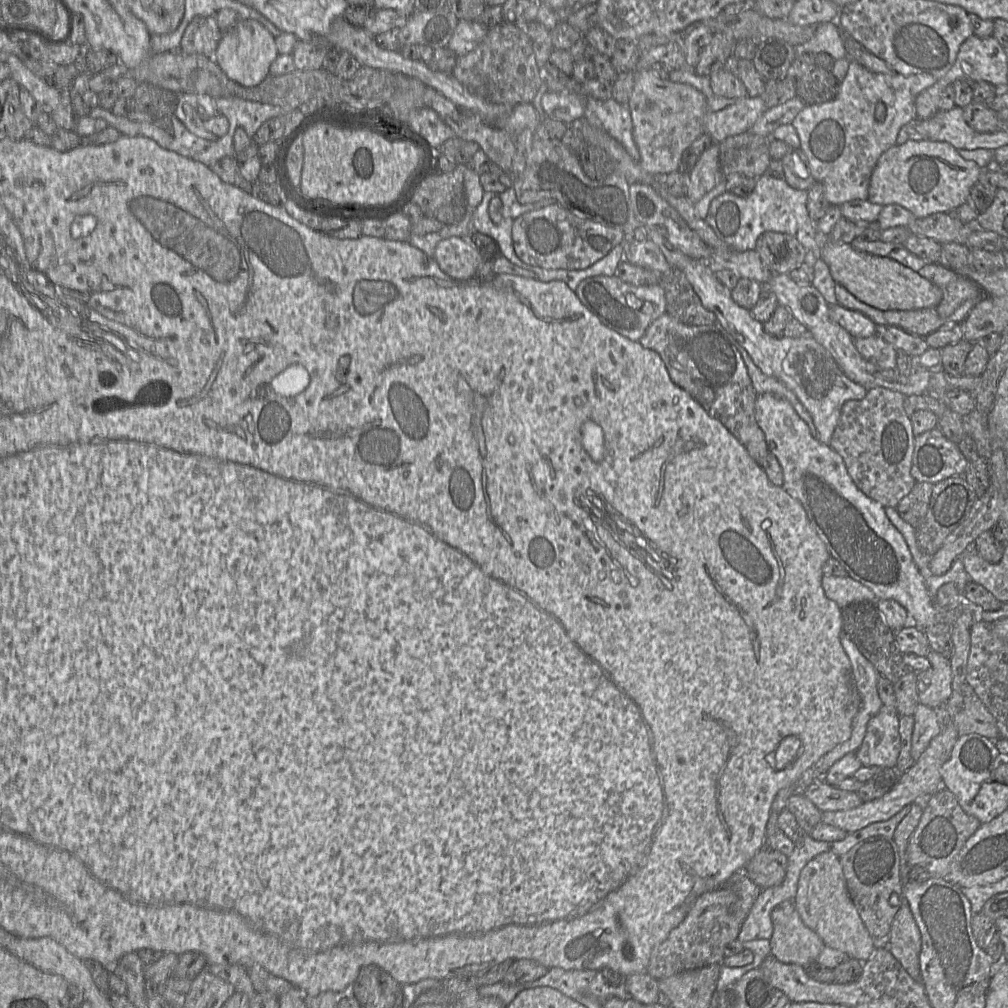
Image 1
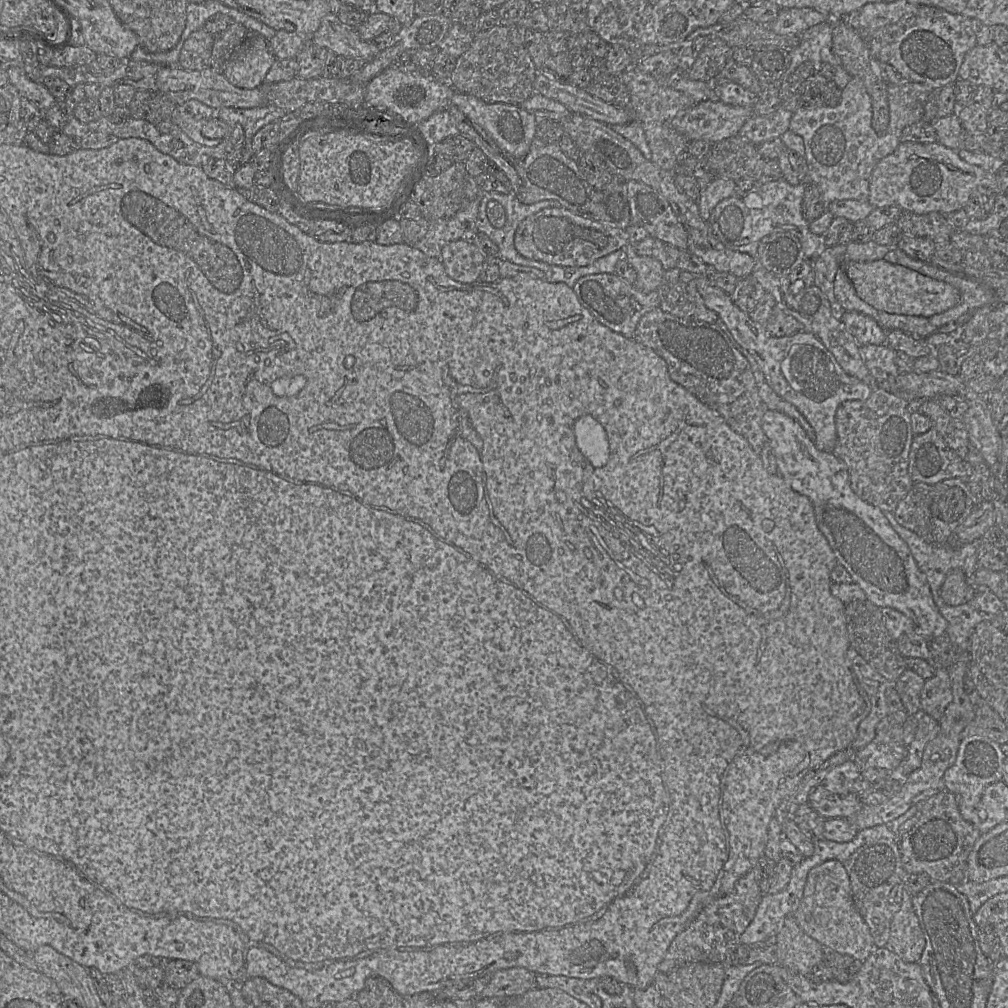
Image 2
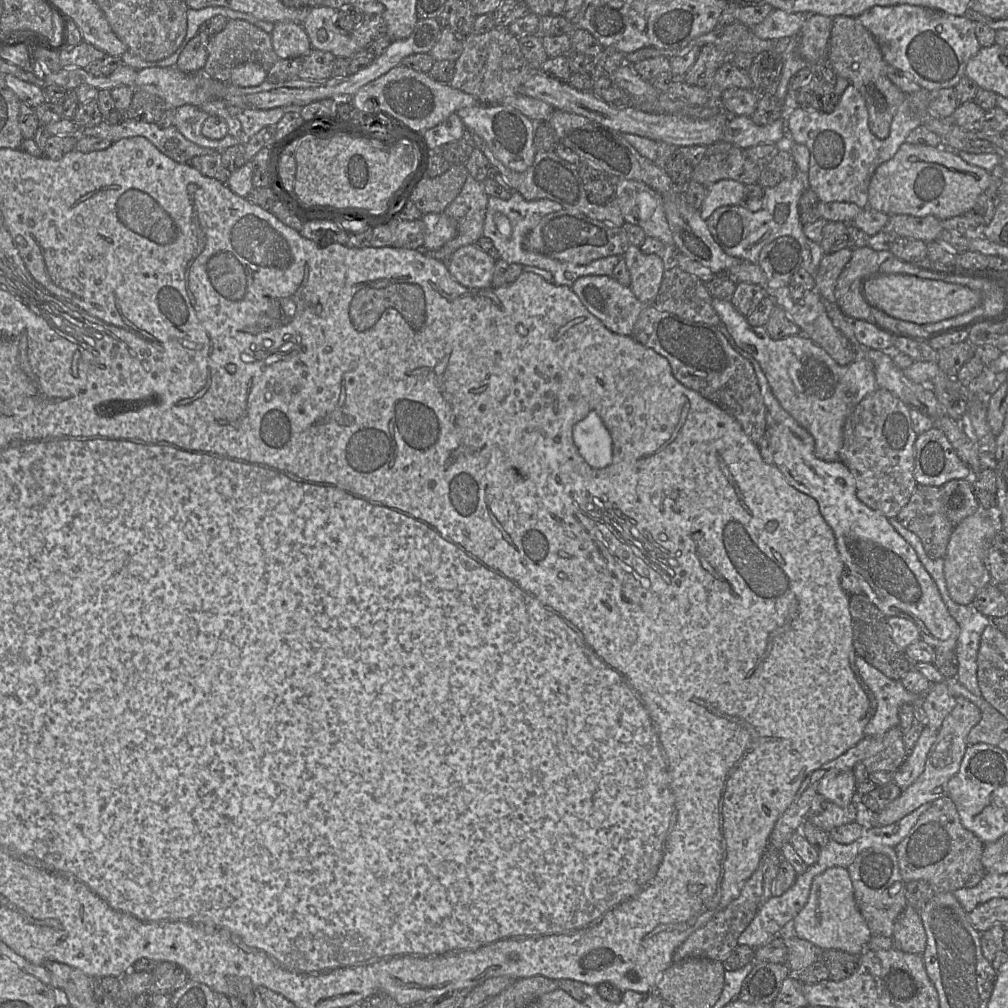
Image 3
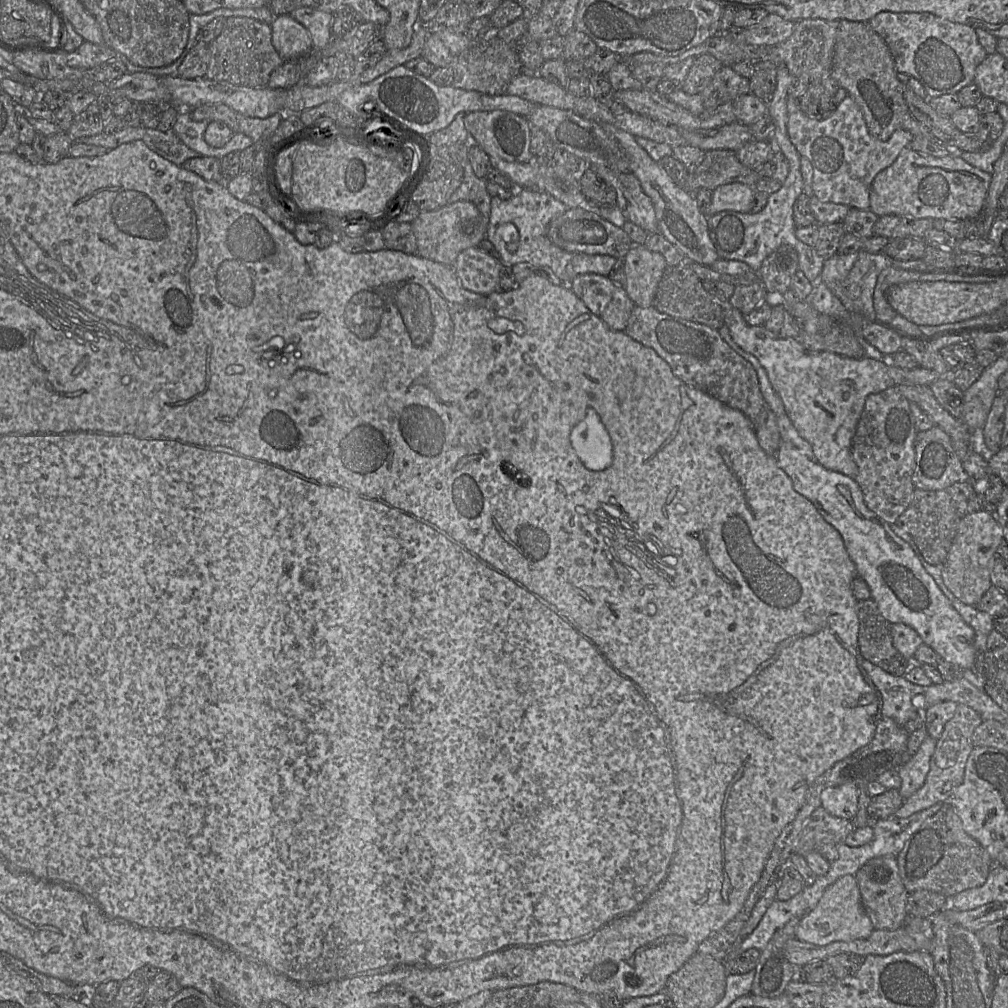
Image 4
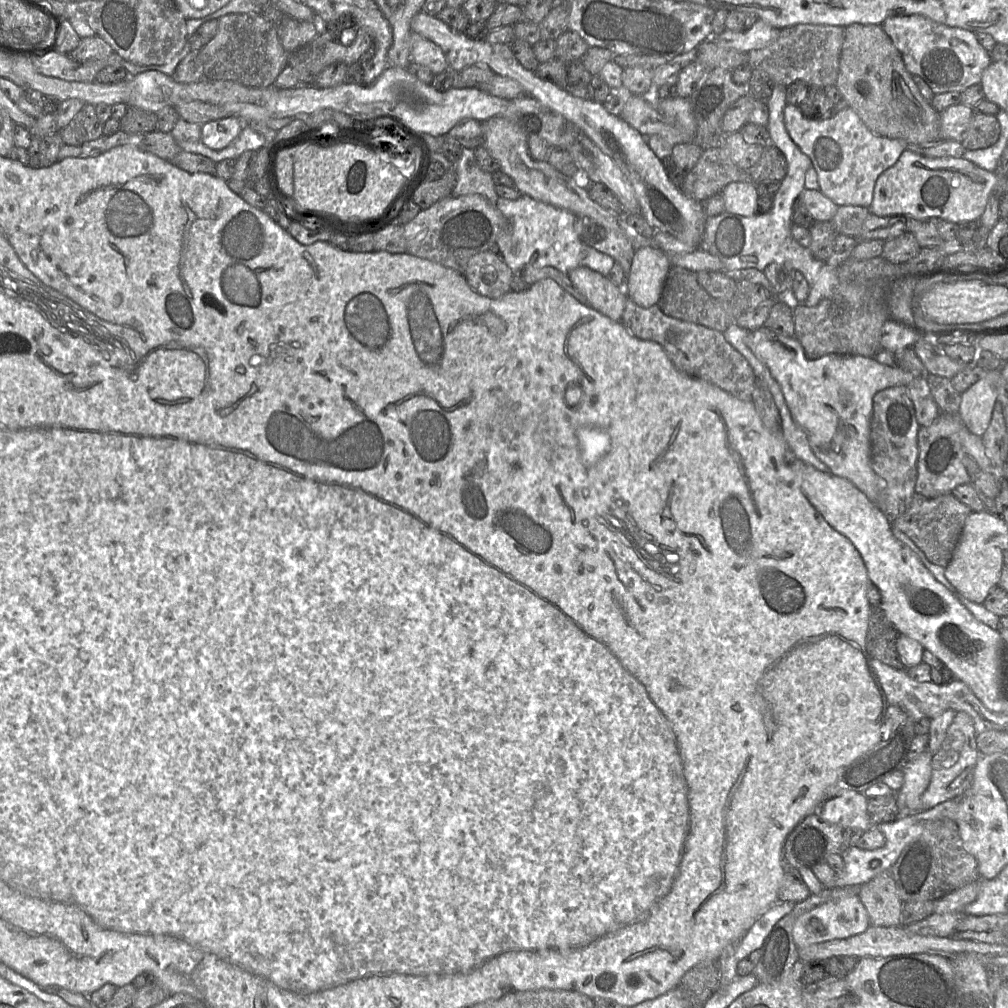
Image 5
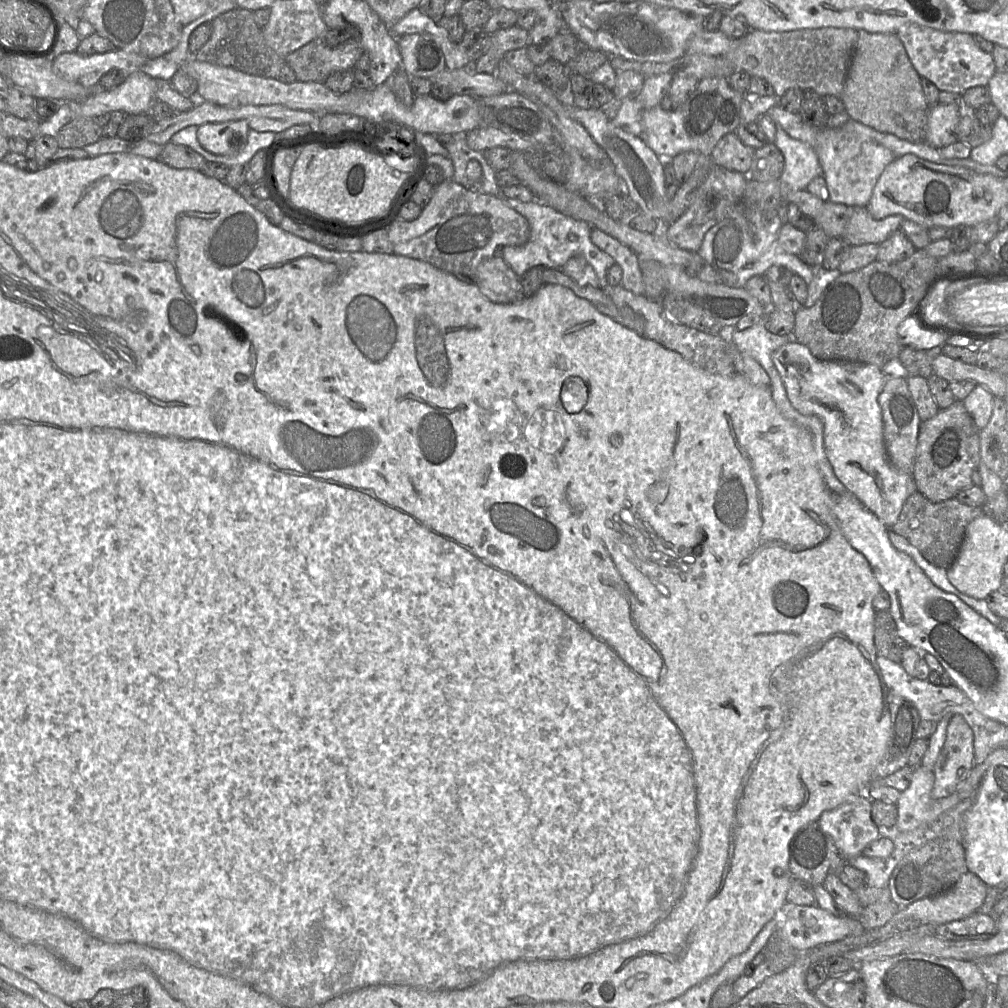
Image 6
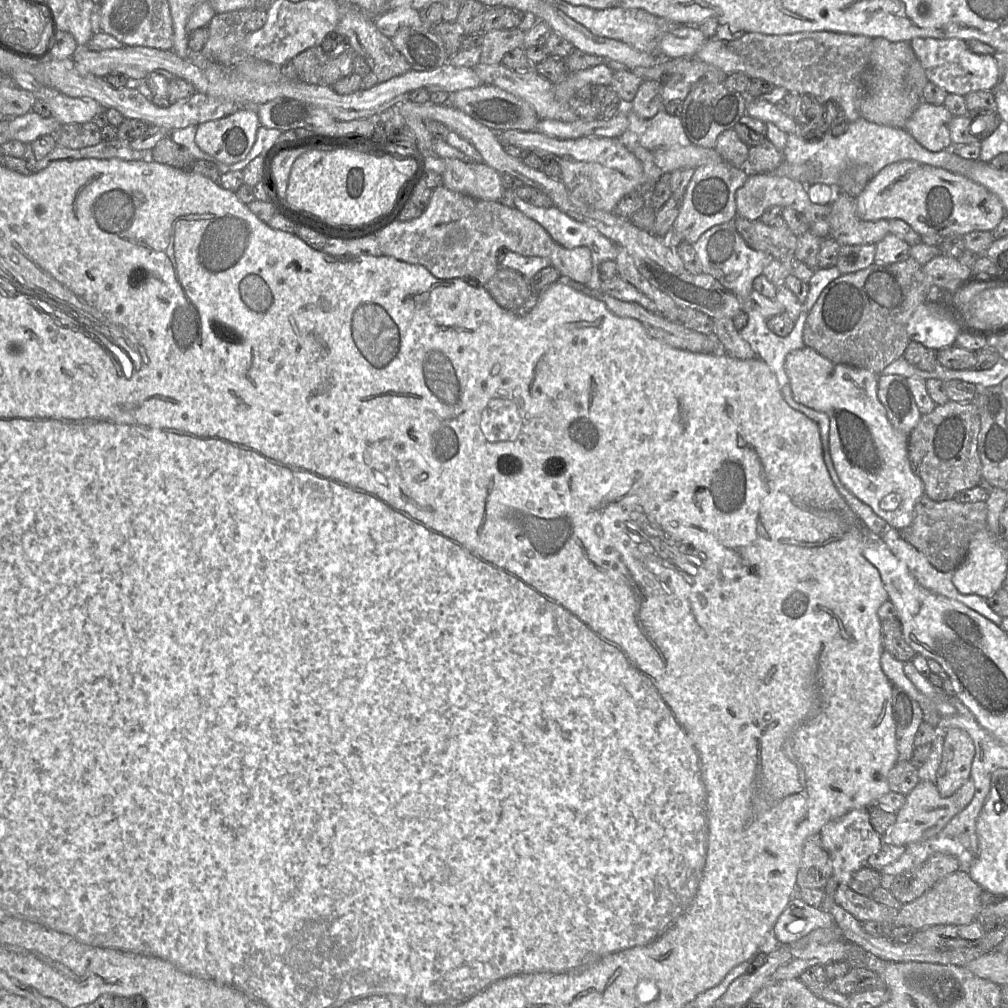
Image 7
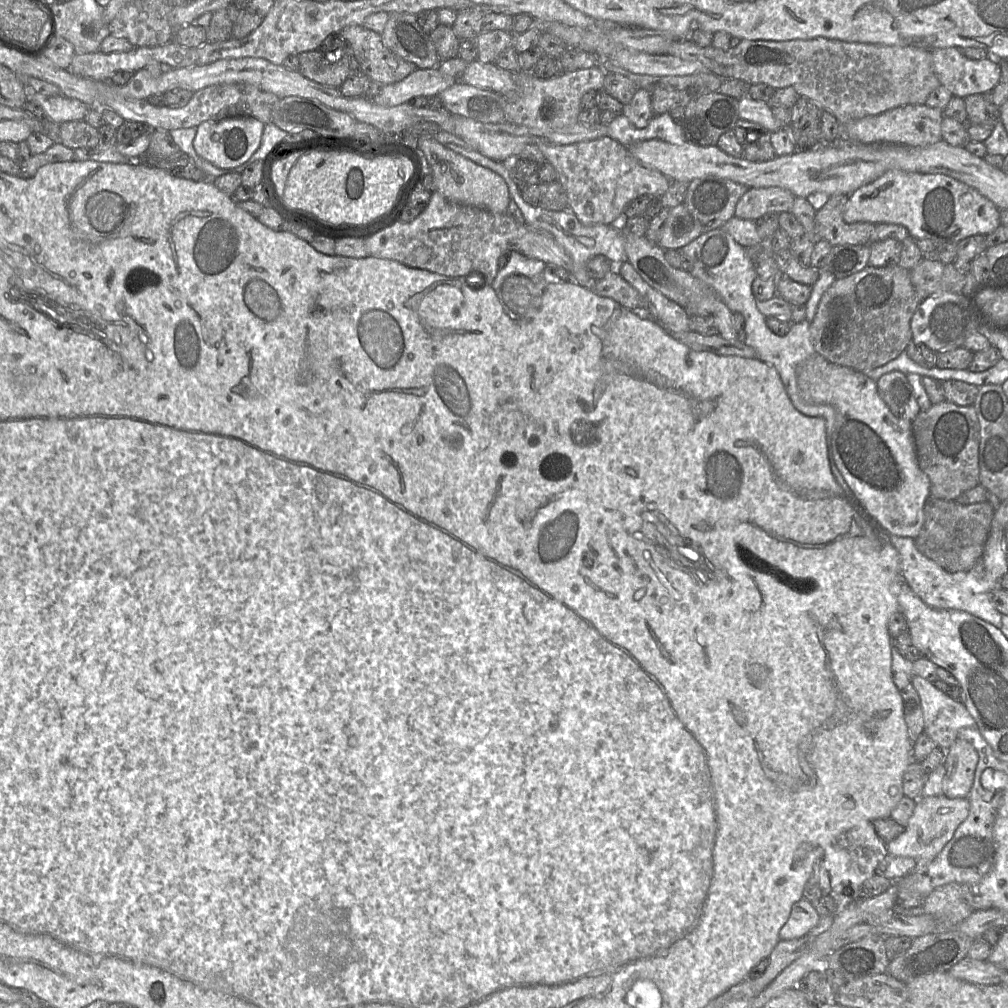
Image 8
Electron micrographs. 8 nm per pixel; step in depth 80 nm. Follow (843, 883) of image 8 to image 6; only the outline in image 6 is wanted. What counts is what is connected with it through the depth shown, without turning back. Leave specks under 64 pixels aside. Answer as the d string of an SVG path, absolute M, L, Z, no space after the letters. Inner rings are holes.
M855 795L837 808L823 812L818 819L847 862L862 855L867 845L881 837L871 818L871 805L867 795Z

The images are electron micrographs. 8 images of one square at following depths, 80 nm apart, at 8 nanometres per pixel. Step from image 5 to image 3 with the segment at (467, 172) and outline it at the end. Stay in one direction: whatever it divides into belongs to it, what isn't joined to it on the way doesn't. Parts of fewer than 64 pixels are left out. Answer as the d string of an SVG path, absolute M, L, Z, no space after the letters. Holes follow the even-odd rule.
M468 174L461 192L444 211L448 216L456 219L458 223L457 235L436 251L427 251L424 249L416 250L423 250L434 258L447 262L450 256L460 247L469 244L476 244L483 236L483 226L488 206L488 199L489 196L485 192L483 182L475 180Z

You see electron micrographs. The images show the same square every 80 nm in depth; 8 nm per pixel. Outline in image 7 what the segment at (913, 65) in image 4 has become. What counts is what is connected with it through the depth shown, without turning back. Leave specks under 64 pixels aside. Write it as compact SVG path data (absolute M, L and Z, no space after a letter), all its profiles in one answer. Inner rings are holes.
M914 38L909 42L927 79L947 93L966 96L979 90L993 90L999 79L999 69L993 55L980 55L968 48L966 41L951 38Z

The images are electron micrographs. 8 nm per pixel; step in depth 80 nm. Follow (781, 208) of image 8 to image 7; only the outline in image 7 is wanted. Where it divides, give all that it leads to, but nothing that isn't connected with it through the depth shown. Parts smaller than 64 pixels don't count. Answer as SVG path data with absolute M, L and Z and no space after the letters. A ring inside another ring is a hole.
M750 174L745 184L736 192L737 216L748 220L760 220L764 211L773 206L789 207L802 213L811 203L806 185L773 174Z

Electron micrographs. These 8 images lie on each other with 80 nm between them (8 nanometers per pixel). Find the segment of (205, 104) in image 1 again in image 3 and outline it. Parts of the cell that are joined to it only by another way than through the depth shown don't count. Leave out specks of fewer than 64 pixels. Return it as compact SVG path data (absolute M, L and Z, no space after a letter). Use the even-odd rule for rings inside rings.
M186 104L175 109L174 123L177 130L189 141L198 146L215 150L217 153L245 142L245 138L233 137L227 134L220 140L206 138L202 135L202 126L210 115L199 107Z

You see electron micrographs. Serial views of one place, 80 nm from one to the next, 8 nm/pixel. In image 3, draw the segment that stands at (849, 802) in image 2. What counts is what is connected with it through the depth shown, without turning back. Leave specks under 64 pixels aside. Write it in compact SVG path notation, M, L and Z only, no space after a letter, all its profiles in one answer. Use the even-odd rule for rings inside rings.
M817 793L812 799L807 819L829 833L835 827L854 822L856 815L855 802L841 807Z

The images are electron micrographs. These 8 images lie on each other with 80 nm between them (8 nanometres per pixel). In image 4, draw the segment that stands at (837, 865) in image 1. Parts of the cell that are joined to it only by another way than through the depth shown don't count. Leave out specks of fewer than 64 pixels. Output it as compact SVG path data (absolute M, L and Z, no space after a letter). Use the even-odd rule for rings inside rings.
M845 875L830 885L816 907L801 918L795 930L795 938L802 942L826 946L834 942L866 939L873 930L871 920L862 905L855 876Z

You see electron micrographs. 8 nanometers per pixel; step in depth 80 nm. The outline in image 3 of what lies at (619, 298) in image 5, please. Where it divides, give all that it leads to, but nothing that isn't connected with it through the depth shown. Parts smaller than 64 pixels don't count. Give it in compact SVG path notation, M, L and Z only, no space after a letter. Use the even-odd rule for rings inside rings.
M583 276L574 281L571 289L592 315L610 331L620 335L630 336L639 314L645 306L649 306L640 302L629 286L620 284L612 276Z

